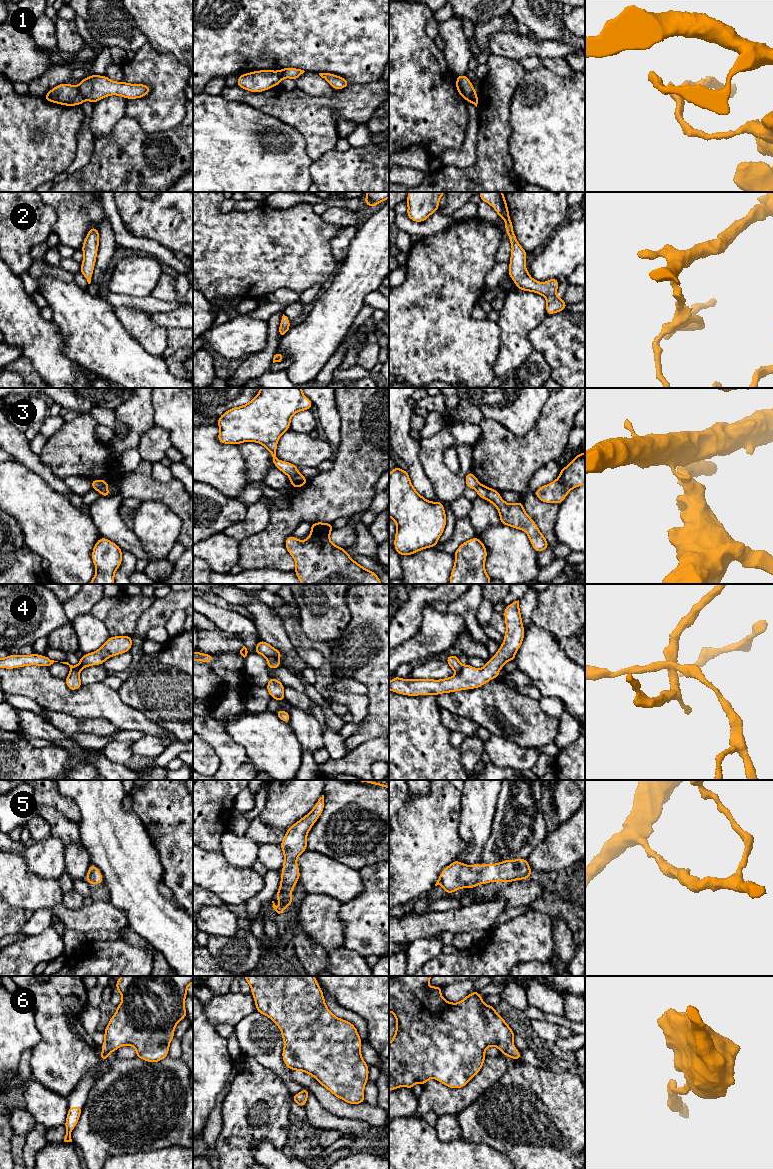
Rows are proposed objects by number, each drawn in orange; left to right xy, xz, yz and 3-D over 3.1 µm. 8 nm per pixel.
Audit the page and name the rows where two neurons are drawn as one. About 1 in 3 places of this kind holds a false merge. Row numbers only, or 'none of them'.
1, 3, 4

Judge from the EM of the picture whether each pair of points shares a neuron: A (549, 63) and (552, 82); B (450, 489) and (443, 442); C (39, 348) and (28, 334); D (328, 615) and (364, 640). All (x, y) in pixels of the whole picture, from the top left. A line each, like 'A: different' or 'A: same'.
A: different
B: same
C: same
D: different

